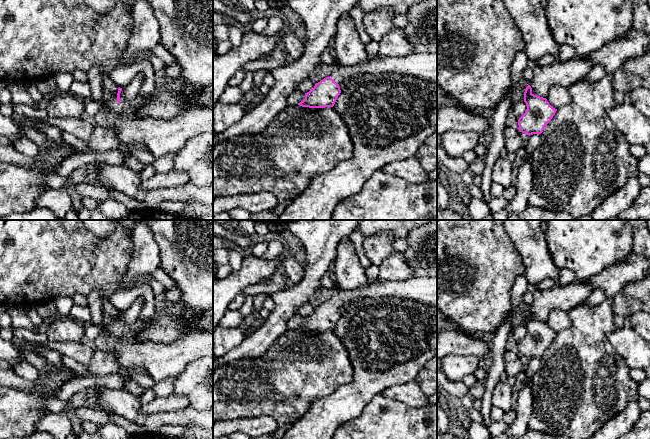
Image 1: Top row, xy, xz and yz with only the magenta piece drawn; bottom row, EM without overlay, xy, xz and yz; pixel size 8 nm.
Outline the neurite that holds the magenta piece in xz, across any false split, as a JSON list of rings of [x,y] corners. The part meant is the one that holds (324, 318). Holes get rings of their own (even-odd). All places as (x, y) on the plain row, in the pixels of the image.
[[[413,277],[405,281],[380,281],[365,287],[338,291],[329,300],[316,307],[314,312],[305,317],[305,323],[298,327],[302,331],[325,332],[333,331],[341,317],[339,308],[356,298],[396,297],[409,301],[421,302],[426,305],[437,306],[437,277]]]

